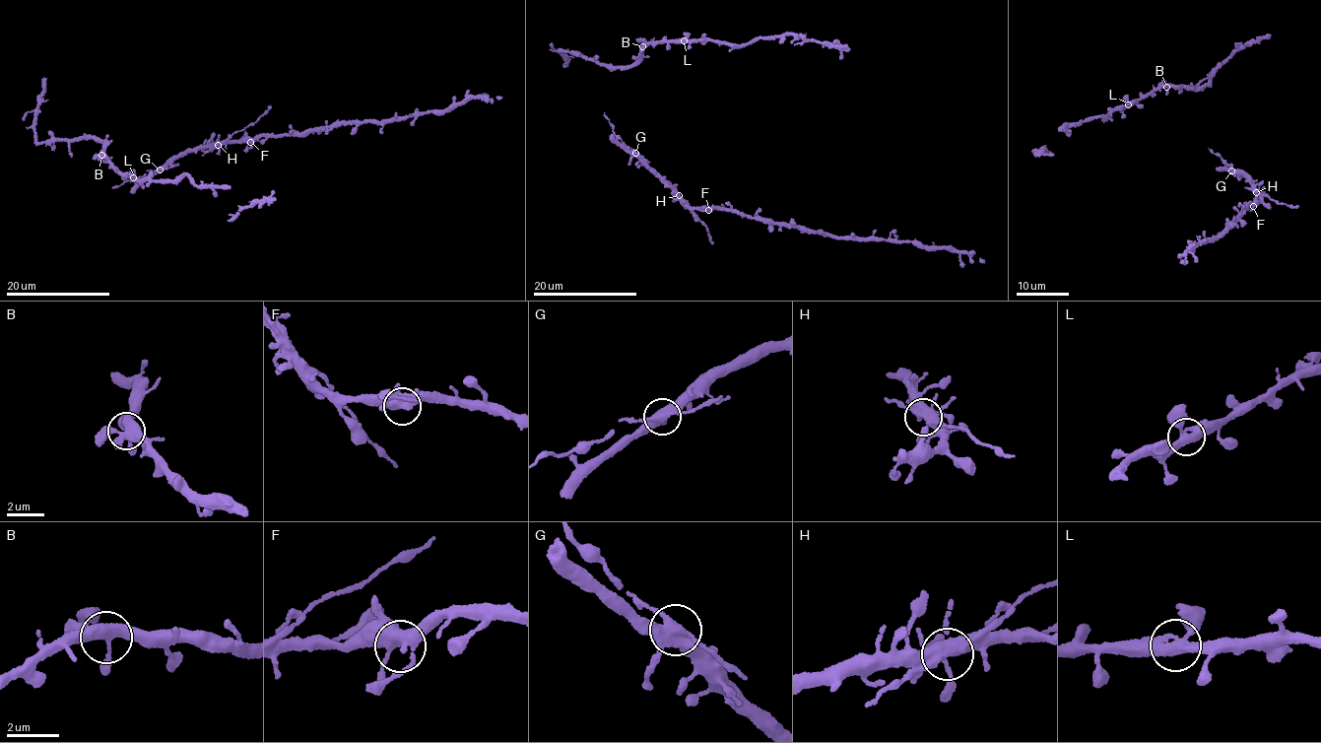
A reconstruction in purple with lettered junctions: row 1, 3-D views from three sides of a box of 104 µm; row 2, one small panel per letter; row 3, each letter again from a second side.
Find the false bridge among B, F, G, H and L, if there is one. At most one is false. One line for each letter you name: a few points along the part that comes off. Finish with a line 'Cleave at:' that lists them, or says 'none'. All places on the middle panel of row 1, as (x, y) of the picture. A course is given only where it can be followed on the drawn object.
Cleave at: none

